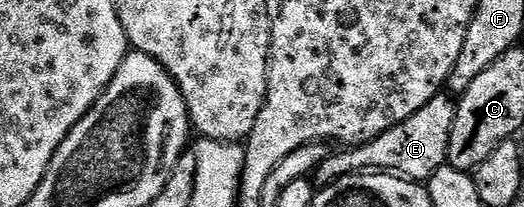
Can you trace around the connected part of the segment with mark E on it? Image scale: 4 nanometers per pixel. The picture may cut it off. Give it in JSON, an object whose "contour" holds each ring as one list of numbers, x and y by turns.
{"contour":[[440,93,432,97,432,101,428,101,428,105,420,109,420,113,412,113,408,121,400,121,400,125,390,127,384,133,380,133,380,137,367,143,338,149,342,151,336,152,335,155,334,152,327,154,316,172,317,182,329,185,346,175,363,173,397,173,404,179,429,181,436,169,447,166,452,127,457,113,457,102,449,94]]}

